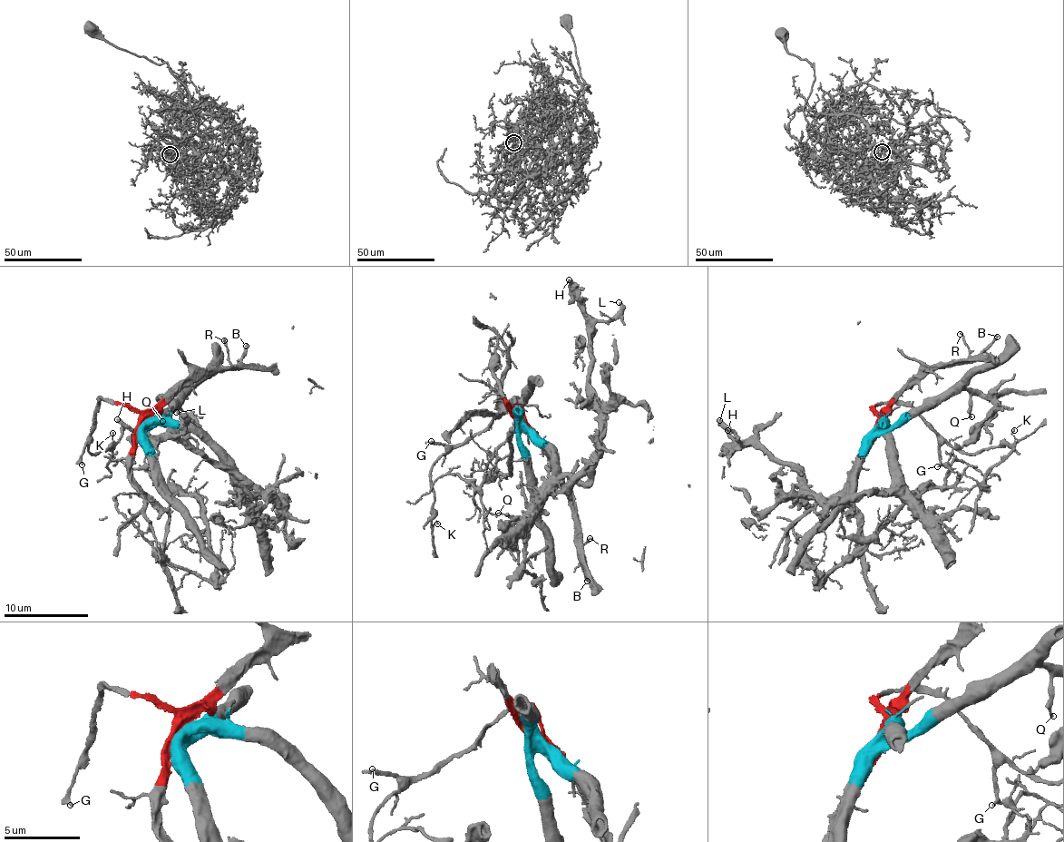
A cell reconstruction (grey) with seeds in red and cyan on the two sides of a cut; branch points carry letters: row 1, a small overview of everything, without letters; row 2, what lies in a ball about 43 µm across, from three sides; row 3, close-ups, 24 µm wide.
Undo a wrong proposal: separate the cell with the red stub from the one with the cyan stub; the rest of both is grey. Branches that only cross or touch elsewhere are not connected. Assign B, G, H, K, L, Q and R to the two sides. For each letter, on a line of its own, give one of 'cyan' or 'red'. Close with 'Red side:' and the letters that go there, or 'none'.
B: red
G: red
H: cyan
K: red
L: cyan
Q: cyan
R: red
Red side: B, G, K, R

